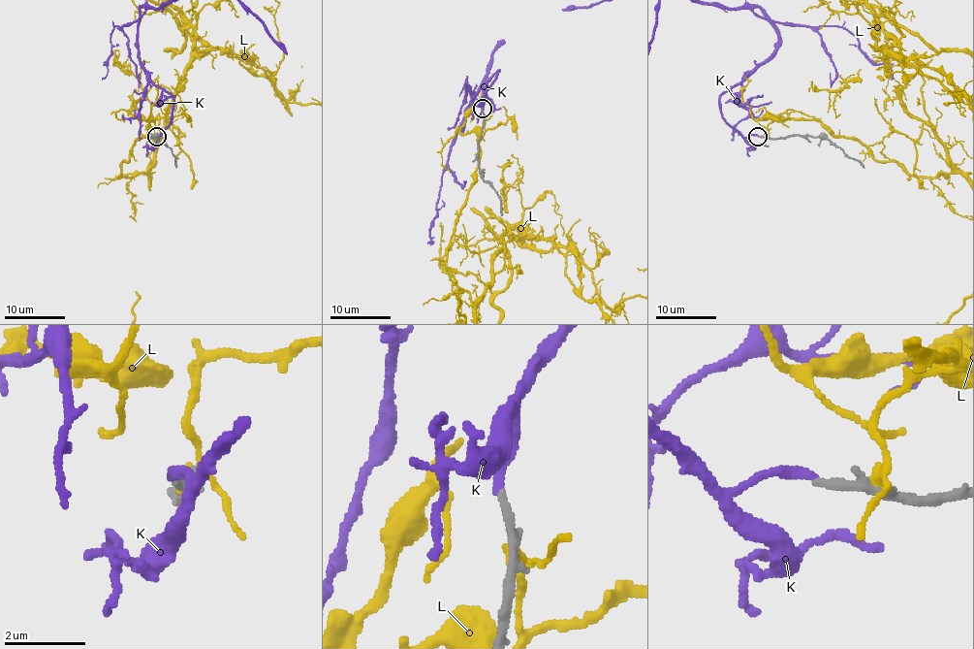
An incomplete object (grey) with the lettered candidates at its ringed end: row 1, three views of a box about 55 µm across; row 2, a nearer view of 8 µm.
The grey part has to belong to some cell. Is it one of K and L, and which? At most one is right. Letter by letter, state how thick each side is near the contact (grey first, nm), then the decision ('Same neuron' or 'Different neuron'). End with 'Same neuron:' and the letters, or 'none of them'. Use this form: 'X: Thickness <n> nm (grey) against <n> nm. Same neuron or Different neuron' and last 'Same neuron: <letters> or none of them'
K: Thickness 160 nm (grey) against 240 nm. Different neuron
L: Thickness 240 nm (grey) against 170 nm. Different neuron
Same neuron: none of them

